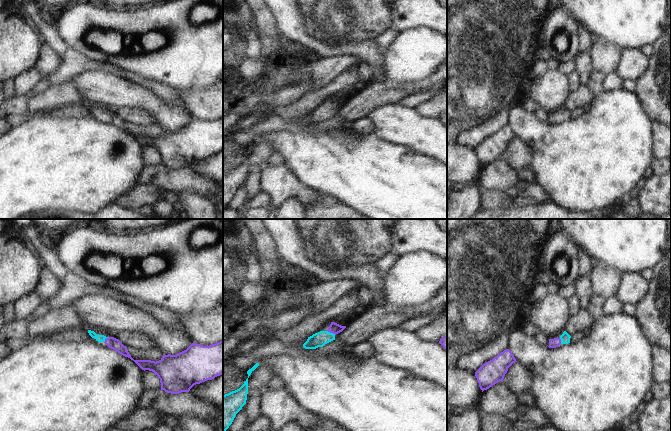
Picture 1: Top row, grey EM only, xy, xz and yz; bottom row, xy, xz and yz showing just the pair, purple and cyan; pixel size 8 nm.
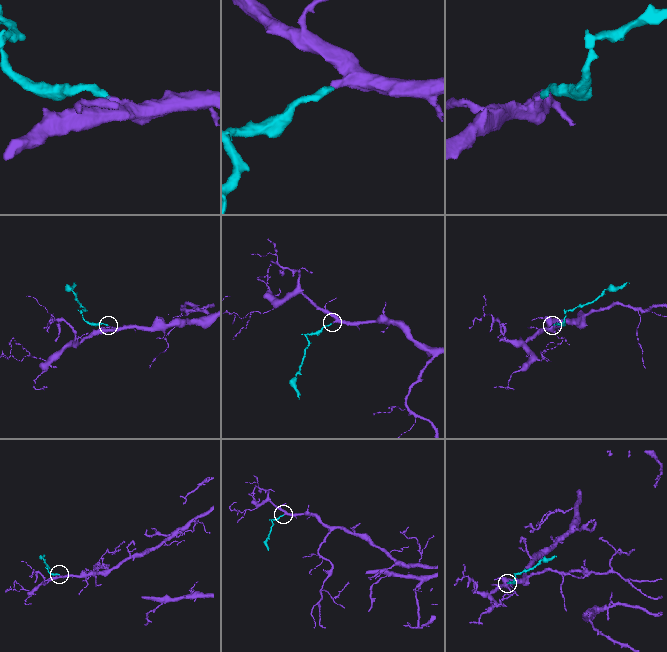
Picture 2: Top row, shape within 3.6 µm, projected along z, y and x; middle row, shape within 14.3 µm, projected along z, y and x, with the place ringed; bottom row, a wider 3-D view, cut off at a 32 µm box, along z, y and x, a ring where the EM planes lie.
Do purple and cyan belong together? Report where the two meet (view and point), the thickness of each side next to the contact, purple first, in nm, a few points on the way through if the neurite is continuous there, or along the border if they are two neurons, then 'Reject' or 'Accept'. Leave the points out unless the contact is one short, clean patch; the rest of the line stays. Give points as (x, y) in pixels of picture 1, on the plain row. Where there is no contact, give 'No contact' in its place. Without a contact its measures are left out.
Touches purple at xz (331, 108). Thickness 90 nm (purple) against 120 nm. Path across: xz (334, 104), (331, 108), (319, 115). Accept

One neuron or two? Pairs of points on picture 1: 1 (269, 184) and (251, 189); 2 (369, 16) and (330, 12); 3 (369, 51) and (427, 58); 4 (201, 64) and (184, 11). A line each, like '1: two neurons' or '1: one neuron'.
1: two neurons
2: one neuron
3: two neurons
4: one neuron

